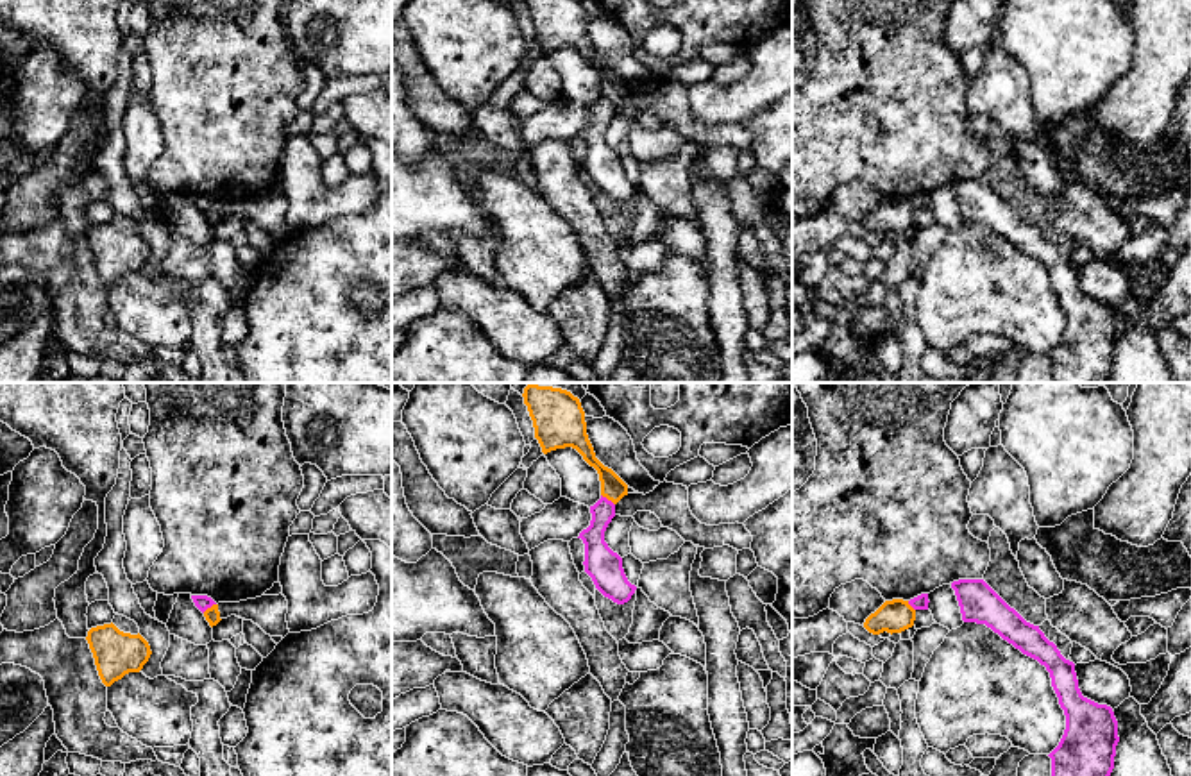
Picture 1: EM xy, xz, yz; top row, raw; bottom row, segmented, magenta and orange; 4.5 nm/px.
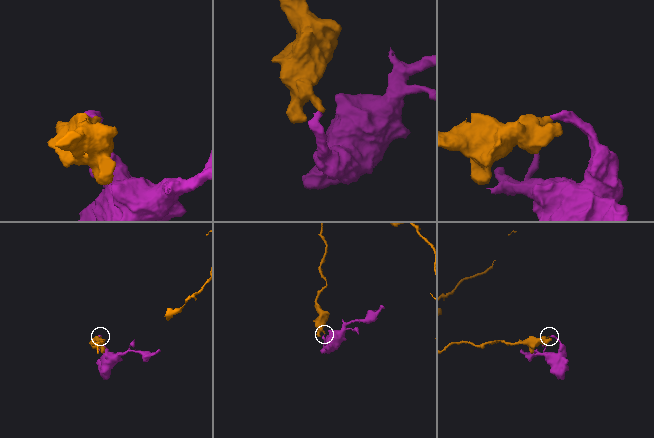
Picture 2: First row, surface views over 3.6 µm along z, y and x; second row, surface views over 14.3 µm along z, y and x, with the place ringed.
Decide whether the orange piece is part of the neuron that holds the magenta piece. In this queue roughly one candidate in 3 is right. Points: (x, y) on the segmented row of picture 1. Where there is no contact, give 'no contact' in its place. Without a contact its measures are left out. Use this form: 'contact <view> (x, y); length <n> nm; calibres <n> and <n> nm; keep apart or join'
contact xz (607, 499); length 80 nm; calibres 120 and 110 nm; keep apart

